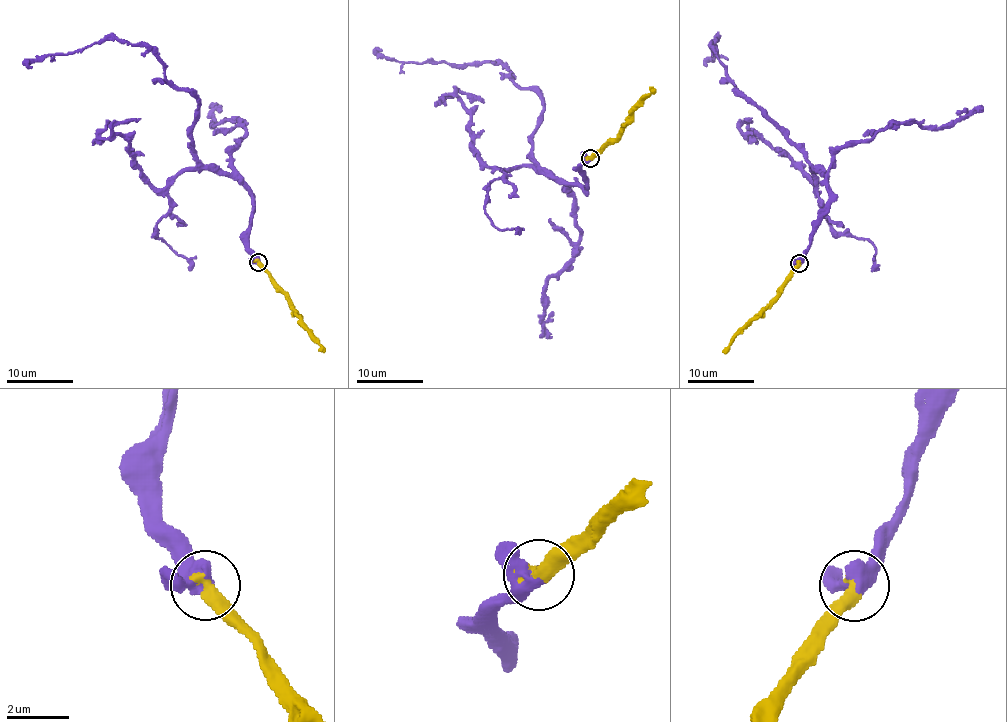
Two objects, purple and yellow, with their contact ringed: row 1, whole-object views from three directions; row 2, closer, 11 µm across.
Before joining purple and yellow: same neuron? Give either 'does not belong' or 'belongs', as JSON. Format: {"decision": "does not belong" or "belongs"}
{"decision": "belongs"}

